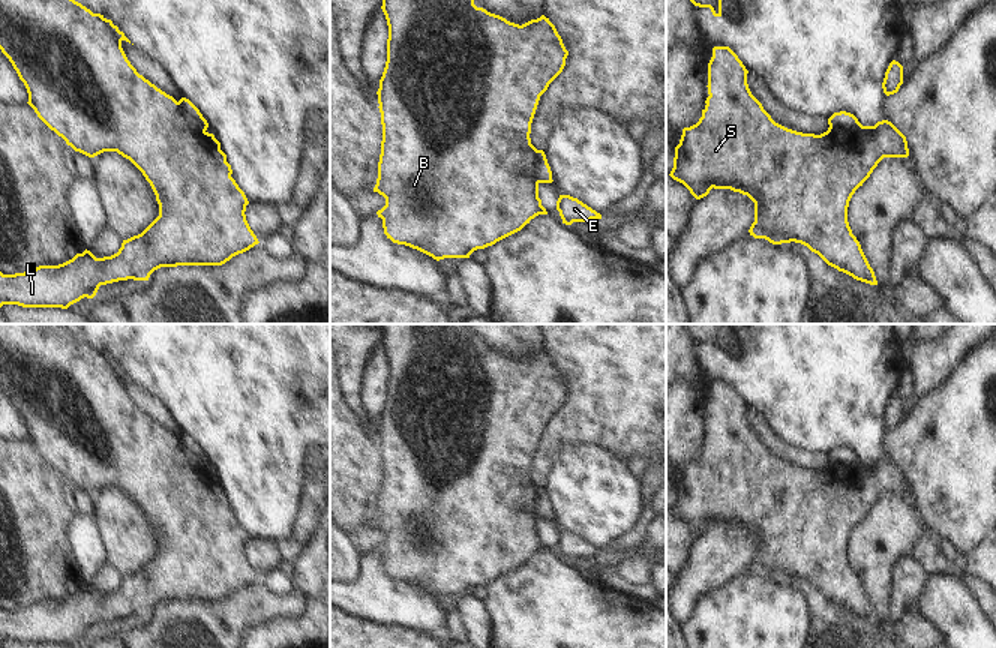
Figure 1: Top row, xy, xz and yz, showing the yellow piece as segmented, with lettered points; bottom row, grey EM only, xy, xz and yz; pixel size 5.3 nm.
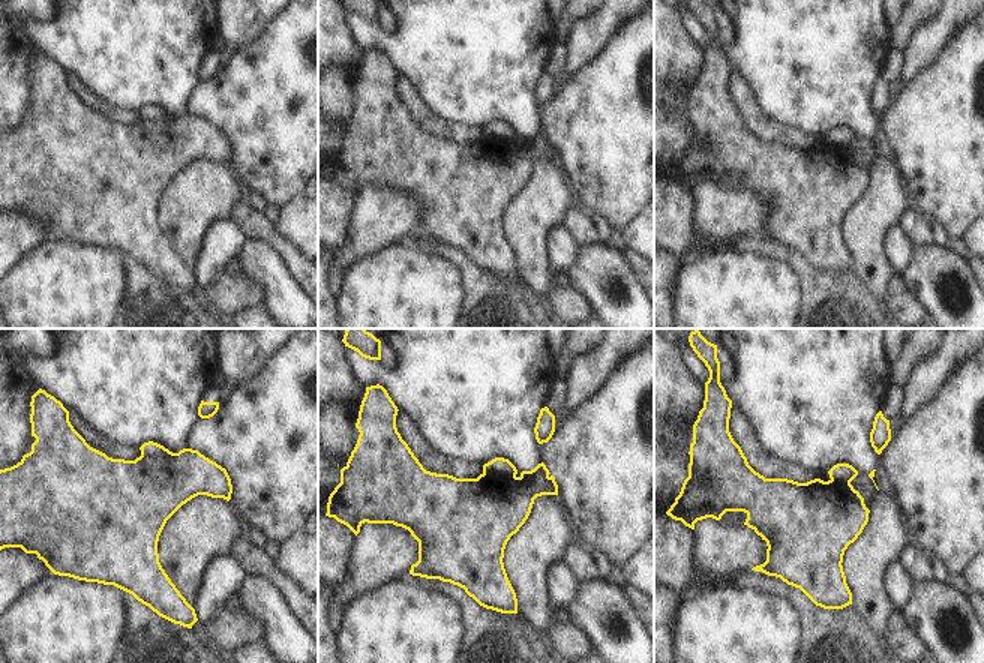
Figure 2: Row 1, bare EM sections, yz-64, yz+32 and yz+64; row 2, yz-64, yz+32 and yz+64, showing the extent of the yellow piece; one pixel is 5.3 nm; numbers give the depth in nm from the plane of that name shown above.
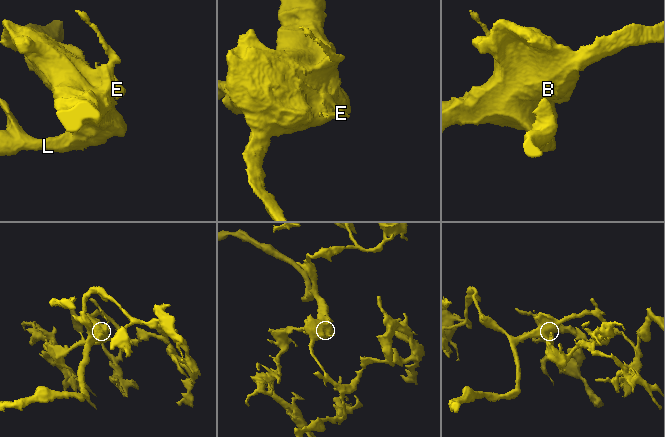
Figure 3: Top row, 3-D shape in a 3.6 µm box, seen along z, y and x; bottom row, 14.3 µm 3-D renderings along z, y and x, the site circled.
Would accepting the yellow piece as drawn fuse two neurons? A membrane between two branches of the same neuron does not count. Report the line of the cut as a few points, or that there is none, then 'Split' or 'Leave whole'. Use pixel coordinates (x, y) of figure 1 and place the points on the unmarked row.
Split along yz (861, 461), (857, 467), (831, 467), (828, 464). Split

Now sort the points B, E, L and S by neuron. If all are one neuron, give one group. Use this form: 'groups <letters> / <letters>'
groups B L S / E

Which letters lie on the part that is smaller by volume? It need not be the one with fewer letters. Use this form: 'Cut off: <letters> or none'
Cut off: E

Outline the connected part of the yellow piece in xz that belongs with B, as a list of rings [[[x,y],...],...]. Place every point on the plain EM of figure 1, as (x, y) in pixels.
[[[381,324],[381,330],[381,345],[387,356],[388,375],[387,398],[376,428],[382,477],[374,528],[386,534],[386,542],[376,550],[382,555],[384,570],[393,579],[417,585],[436,597],[444,594],[470,594],[474,586],[492,582],[520,567],[536,552],[548,550],[538,534],[538,513],[534,510],[534,500],[543,496],[543,494],[531,480],[530,470],[540,432],[562,408],[568,387],[555,362],[544,351],[522,362],[510,358],[500,351],[477,344],[472,330],[466,324]]]

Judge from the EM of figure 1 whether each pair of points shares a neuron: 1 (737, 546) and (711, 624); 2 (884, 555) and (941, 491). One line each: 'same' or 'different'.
1: different
2: different

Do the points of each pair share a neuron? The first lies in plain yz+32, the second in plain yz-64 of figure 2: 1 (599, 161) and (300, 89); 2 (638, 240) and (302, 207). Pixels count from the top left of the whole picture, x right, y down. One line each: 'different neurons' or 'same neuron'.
1: same neuron
2: same neuron

